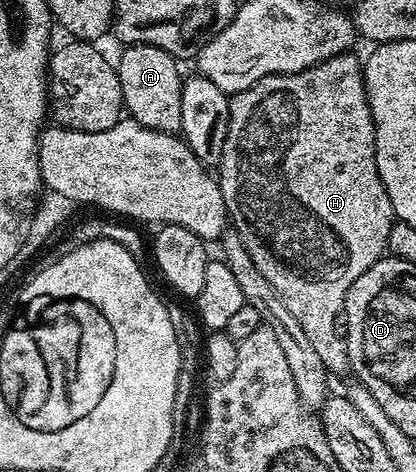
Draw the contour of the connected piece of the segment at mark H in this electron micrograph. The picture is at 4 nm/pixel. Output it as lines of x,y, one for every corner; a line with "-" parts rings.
351,51
339,53
336,57
330,57
296,73
278,73
272,77
266,77
253,83
253,87
234,94
229,103
229,131
225,139
223,158
219,160
217,166
217,180
234,232
238,233
245,243
245,249
249,251
253,263
257,263
257,269
261,271
261,275
265,275
265,279
273,283
273,289
277,291
277,295
281,295
285,307
289,307
293,319
301,323
301,331
305,331
309,344
317,350
317,355
321,358
321,363
325,363
328,374
335,376
336,373
339,377
348,376
351,373
347,342
341,332
341,314
345,299
349,295
349,287
353,287
353,283
357,283
357,279
365,275
365,271
369,271
369,267
373,267
373,263
377,263
379,258
384,256
391,226
396,220
393,207
389,203
389,195
377,171
375,124
367,98
367,83
363,78
364,62
360,58
358,61
353,54
354,52

